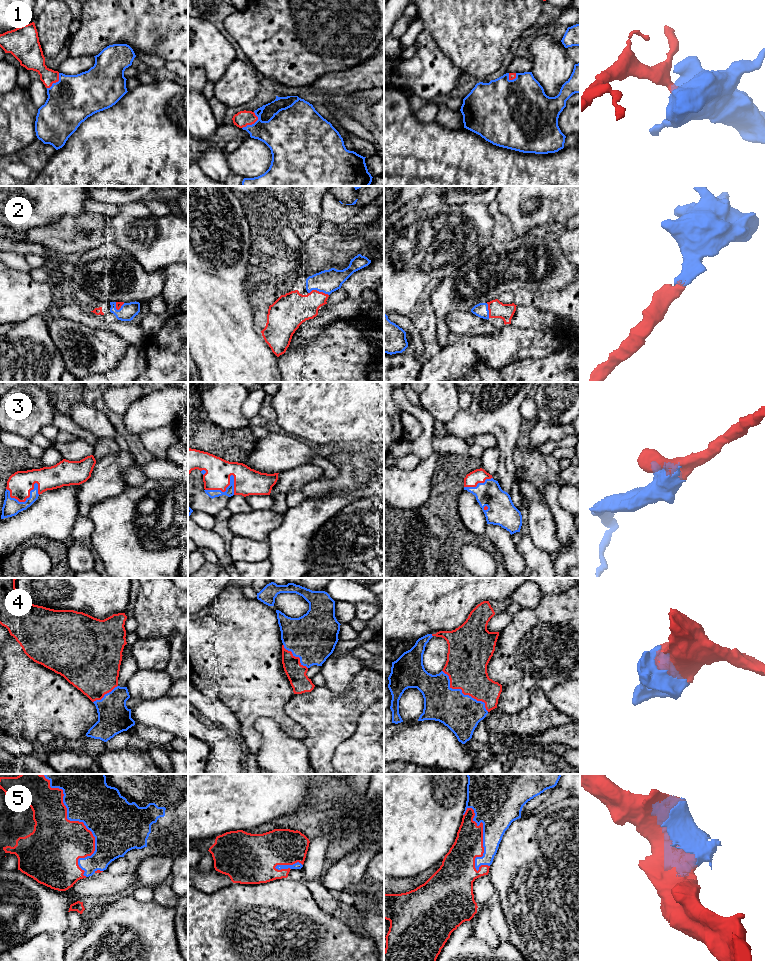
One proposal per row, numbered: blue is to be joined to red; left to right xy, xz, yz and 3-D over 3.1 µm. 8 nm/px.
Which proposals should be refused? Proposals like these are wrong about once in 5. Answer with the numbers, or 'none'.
none

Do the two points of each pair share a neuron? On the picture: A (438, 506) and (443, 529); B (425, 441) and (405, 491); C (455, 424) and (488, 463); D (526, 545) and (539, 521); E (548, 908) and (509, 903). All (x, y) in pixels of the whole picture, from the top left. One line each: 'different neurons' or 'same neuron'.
A: same neuron
B: different neurons
C: different neurons
D: different neurons
E: same neuron

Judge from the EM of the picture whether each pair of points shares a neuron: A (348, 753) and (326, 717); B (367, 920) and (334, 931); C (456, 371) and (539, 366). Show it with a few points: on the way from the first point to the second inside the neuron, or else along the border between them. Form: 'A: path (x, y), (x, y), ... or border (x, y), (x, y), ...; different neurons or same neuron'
A: border (356, 724), (356, 731), (337, 748), (331, 763); different neurons
B: border (343, 917), (350, 922); different neurons
C: border (524, 359), (513, 361), (499, 370); different neurons

